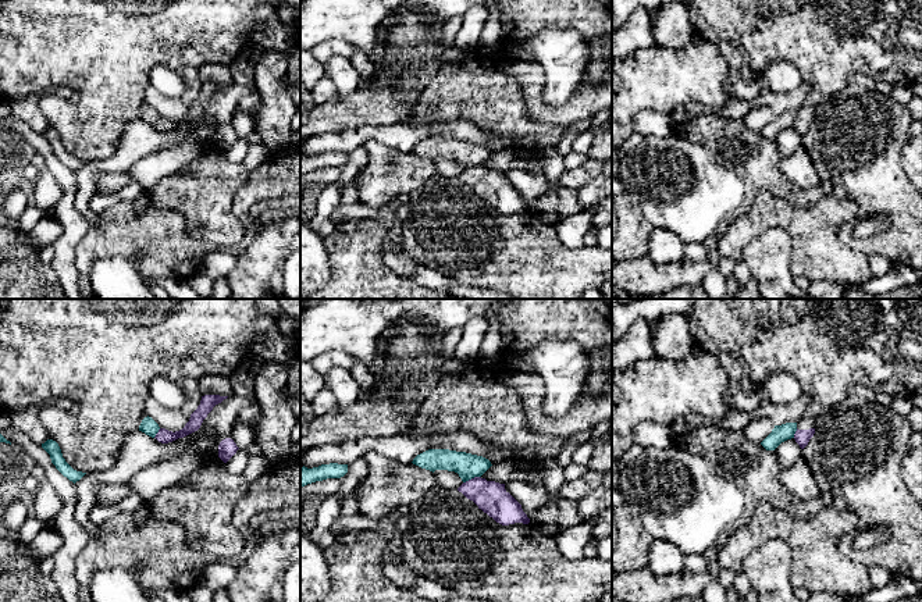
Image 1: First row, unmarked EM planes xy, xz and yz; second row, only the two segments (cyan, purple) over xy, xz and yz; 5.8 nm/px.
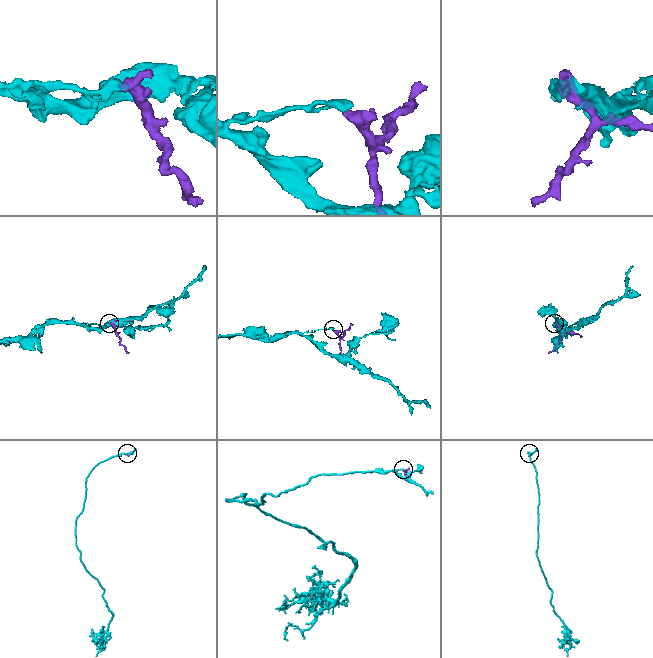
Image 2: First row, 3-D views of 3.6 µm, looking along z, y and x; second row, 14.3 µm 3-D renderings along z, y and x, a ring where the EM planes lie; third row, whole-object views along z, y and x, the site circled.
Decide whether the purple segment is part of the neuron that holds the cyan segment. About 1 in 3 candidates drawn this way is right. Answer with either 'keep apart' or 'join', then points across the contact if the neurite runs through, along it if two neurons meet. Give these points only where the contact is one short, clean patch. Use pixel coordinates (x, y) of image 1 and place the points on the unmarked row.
keep apart; border xz (480, 164), (474, 164), (463, 171)

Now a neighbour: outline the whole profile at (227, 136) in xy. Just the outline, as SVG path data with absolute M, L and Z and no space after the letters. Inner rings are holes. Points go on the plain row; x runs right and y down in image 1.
M225 127L218 133L218 146L227 152L238 139L239 136L231 127Z

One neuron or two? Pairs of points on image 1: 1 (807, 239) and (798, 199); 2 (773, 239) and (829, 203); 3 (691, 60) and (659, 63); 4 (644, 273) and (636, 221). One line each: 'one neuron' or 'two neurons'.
1: two neurons
2: two neurons
3: one neuron
4: two neurons

